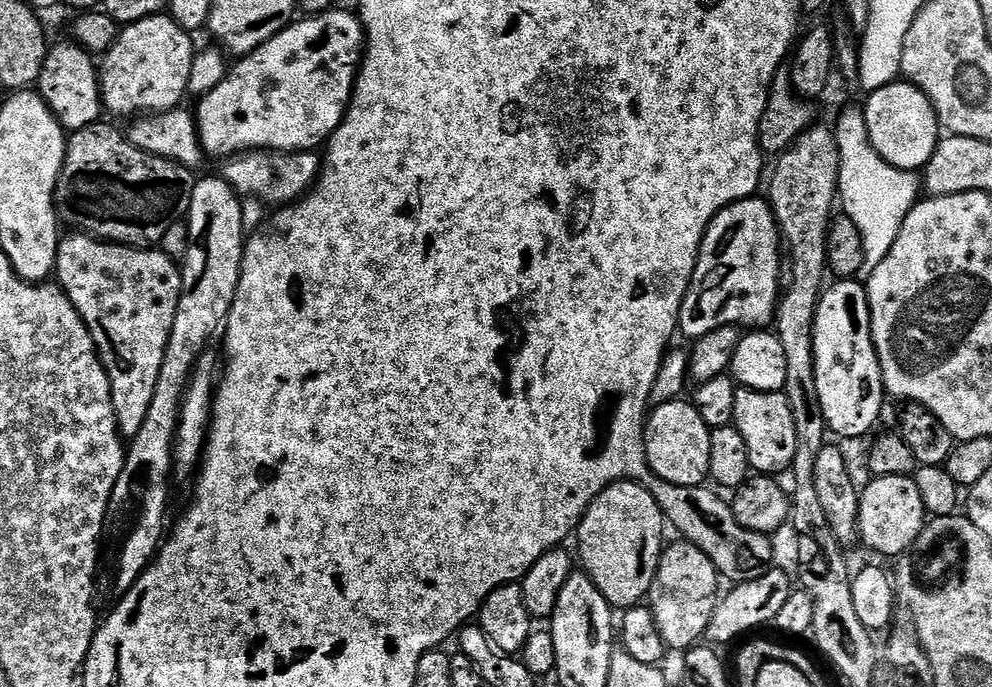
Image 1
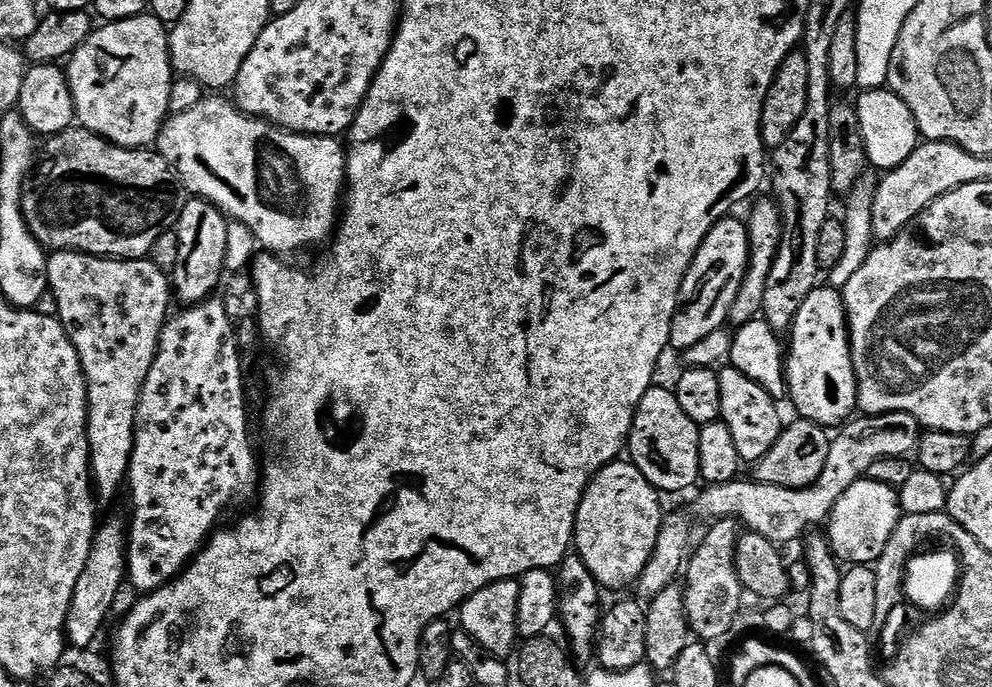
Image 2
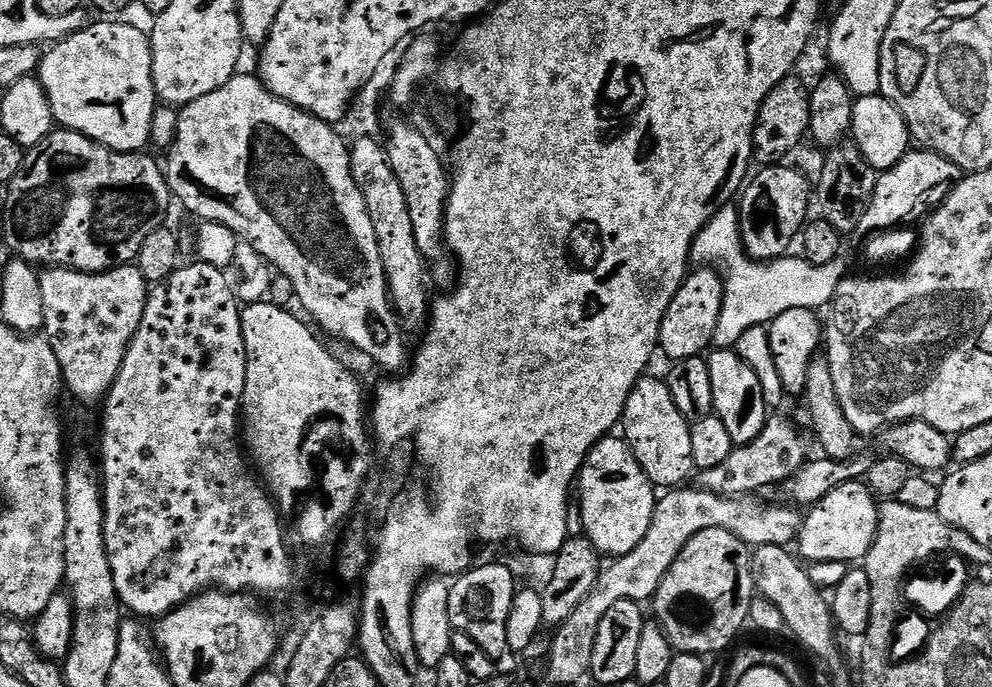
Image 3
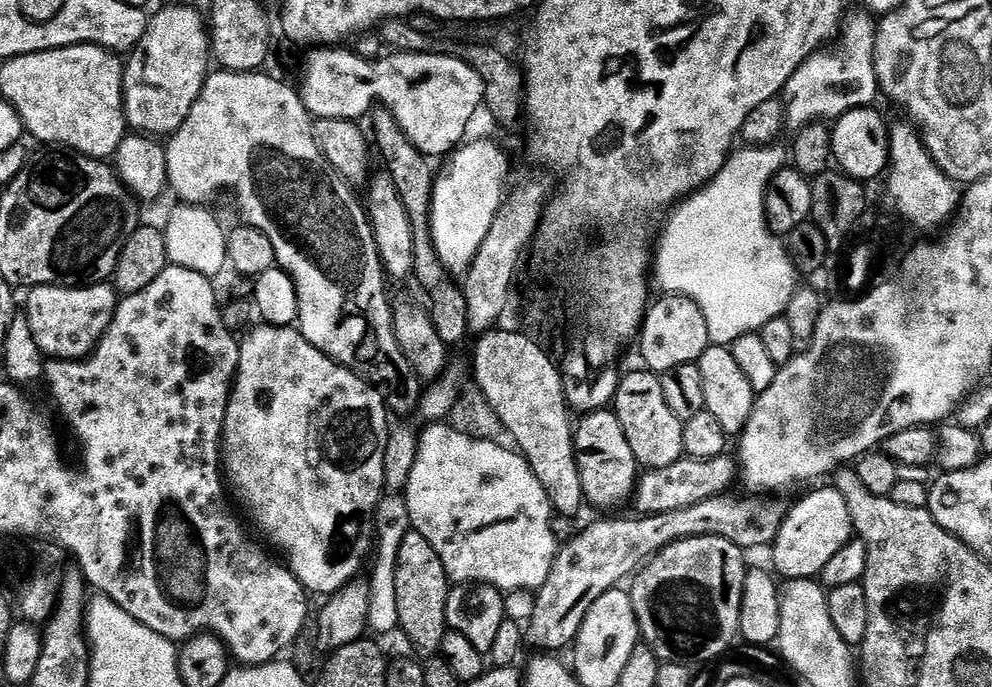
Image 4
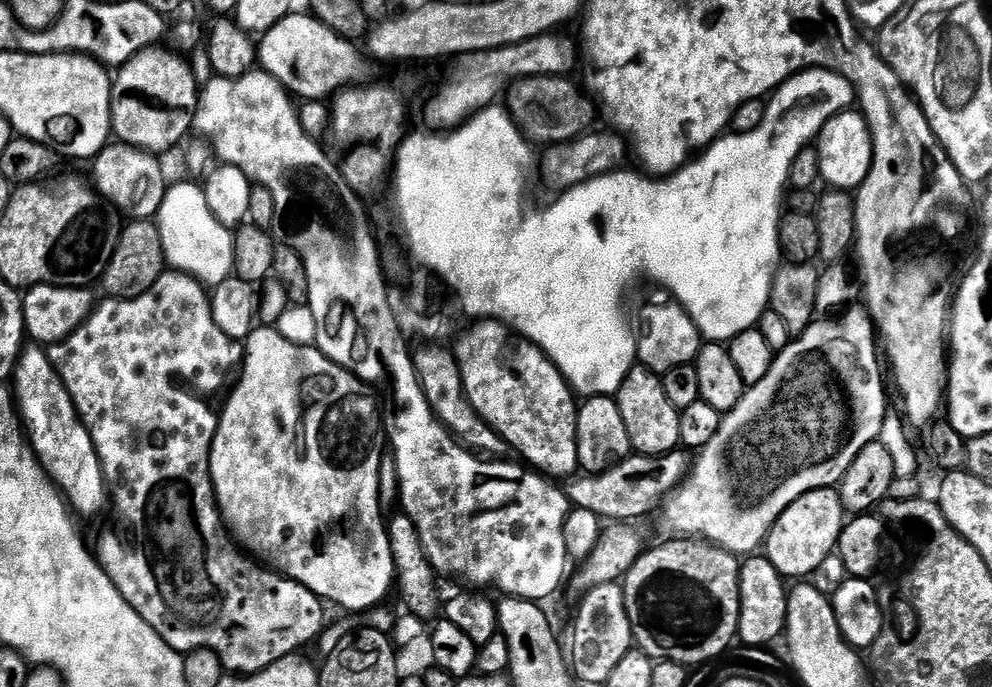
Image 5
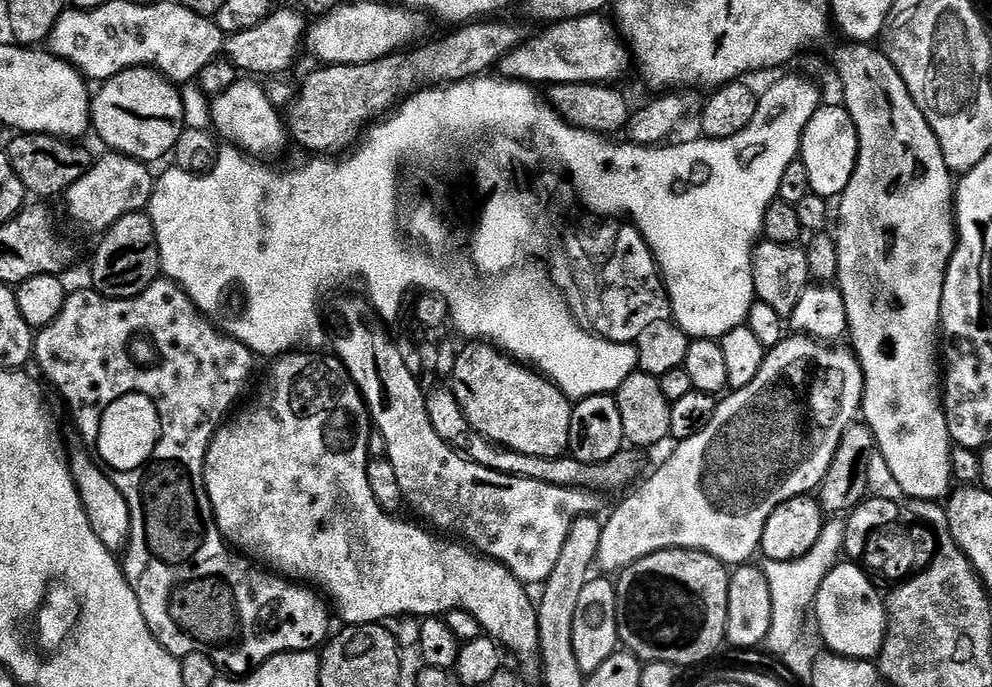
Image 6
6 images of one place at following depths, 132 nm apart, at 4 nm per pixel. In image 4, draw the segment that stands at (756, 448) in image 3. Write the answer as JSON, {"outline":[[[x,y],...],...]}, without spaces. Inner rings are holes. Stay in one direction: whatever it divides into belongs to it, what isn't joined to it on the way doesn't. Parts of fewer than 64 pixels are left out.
{"outline":[[[717,454],[711,458],[699,458],[700,460],[688,460],[682,458],[665,468],[649,468],[639,477],[638,497],[640,496],[641,513],[653,514],[659,512],[686,510],[687,507],[696,506],[706,499],[715,496],[723,496],[729,491],[728,488],[738,468],[731,460],[727,460],[724,454]]]}

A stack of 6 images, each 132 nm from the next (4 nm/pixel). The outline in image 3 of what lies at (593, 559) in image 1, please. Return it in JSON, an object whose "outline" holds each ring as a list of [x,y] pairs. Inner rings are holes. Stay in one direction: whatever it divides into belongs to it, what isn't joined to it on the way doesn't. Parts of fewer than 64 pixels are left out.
{"outline":[[[614,437],[600,440],[589,452],[576,484],[578,492],[580,488],[580,520],[584,528],[583,535],[601,555],[619,558],[630,555],[646,538],[653,522],[653,515],[657,511],[658,493],[656,494],[657,489],[651,475],[645,471],[643,463],[636,456],[633,445],[623,437]]]}

